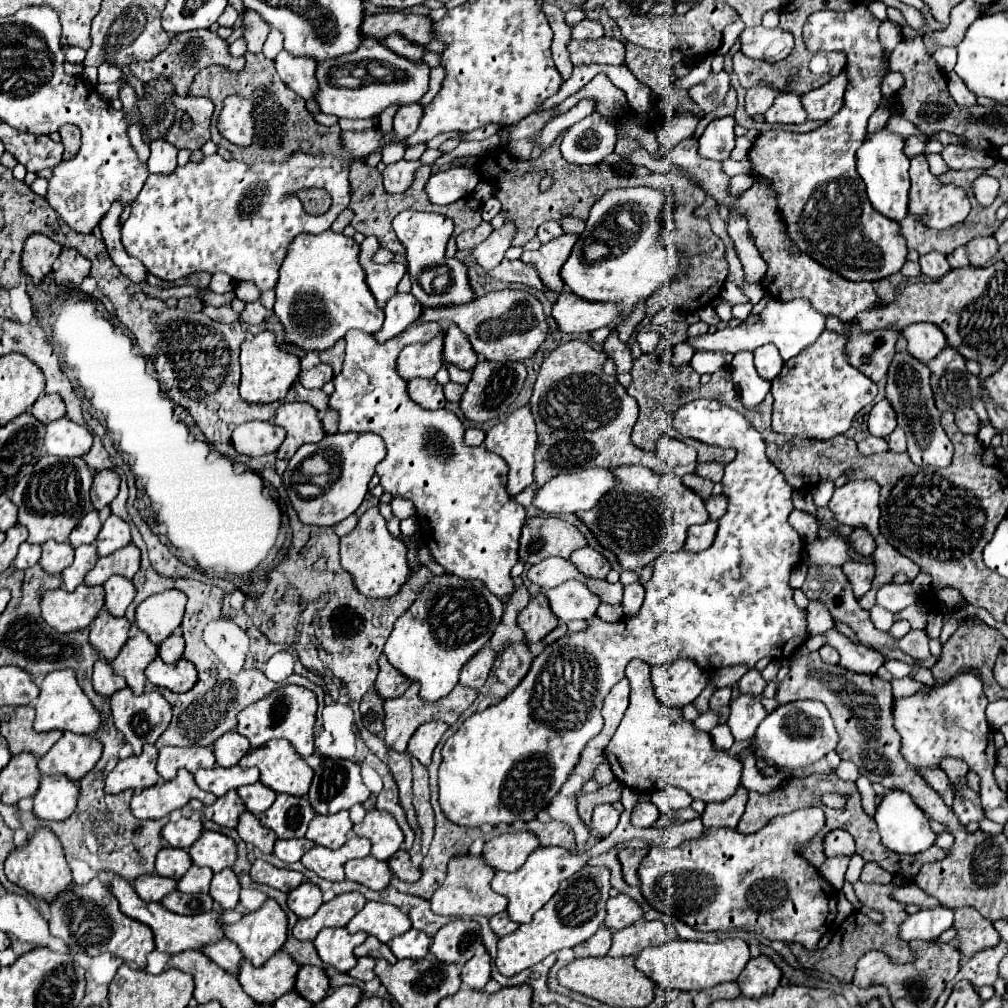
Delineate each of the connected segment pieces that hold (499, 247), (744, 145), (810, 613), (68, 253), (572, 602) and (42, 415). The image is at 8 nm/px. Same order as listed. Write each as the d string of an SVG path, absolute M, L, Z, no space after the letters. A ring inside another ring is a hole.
M504 224L500 230L492 232L482 244L474 248L474 262L484 270L498 266L504 258L504 252L510 248L510 236L514 236L514 228L510 228L510 224Z
M745 136L737 137L734 150L730 152L730 158L732 158L732 160L746 160L750 146L752 146L752 144L750 144L750 140Z
M810 601L807 607L808 630L812 636L822 634L834 626L834 622L824 604Z
M64 248L58 256L58 260L54 262L54 280L58 286L68 284L72 288L78 288L80 282L88 276L90 272L90 262L80 256L78 252L74 252L72 248Z
M566 580L556 588L544 590L544 596L560 622L590 620L600 606L600 598L578 580Z
M42 394L34 402L34 406L30 408L30 414L38 422L42 422L42 424L50 424L50 422L62 418L66 414L66 408L64 408L64 402L62 402L60 396L56 396L56 394Z

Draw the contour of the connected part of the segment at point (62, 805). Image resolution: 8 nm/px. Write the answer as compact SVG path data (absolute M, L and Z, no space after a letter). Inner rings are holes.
M46 776L40 780L40 788L34 794L34 816L40 820L66 820L74 812L74 804L78 798L78 786L70 784L66 776Z

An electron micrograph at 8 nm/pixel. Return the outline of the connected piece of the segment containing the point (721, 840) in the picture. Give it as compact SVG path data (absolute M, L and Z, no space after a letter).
M804 808L778 816L758 834L740 834L738 830L710 828L700 840L690 840L678 848L654 846L640 862L640 890L646 902L670 918L692 926L698 932L716 932L728 928L744 928L762 934L768 940L798 942L806 950L816 950L820 938L836 918L836 888L830 886L798 852L796 846L806 844L824 824L822 808Z

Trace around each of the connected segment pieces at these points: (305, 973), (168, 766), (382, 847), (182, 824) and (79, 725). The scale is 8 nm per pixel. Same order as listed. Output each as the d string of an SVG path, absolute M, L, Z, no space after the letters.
M300 966L298 974L296 974L294 988L304 1000L314 1002L314 1004L318 1000L322 1000L326 996L326 992L330 990L328 976L316 966Z
M166 746L160 748L156 772L162 780L172 780L180 768L194 774L200 768L214 768L214 752L212 748L202 746L190 746L190 748L174 748Z
M372 810L364 816L364 820L360 824L356 824L354 828L356 836L368 838L372 842L372 850L370 854L376 860L388 860L392 854L396 854L404 842L402 830L398 828L398 824L394 824L392 816L386 816L386 812L378 812Z
M180 818L178 822L168 822L160 834L170 848L184 848L186 850L202 834L202 822L190 820L190 818Z
M56 670L50 672L42 686L40 696L34 702L36 718L34 718L34 730L36 732L50 732L50 730L62 730L62 732L76 732L76 734L94 734L100 724L98 710L90 704L86 694L76 682L76 676L72 670Z

